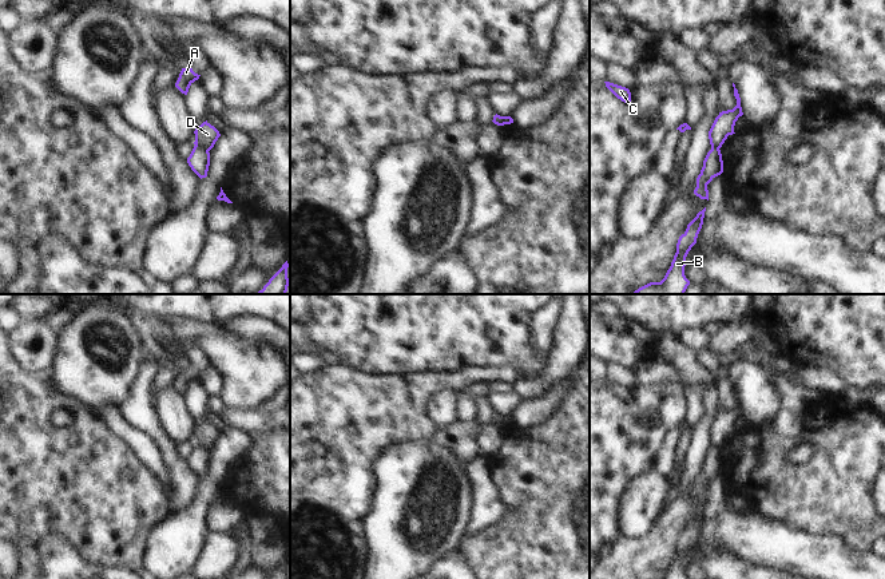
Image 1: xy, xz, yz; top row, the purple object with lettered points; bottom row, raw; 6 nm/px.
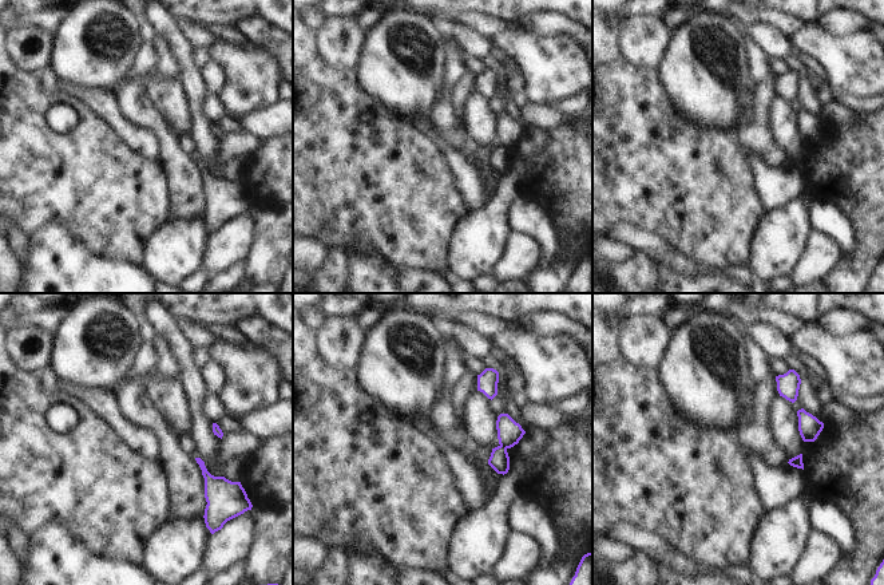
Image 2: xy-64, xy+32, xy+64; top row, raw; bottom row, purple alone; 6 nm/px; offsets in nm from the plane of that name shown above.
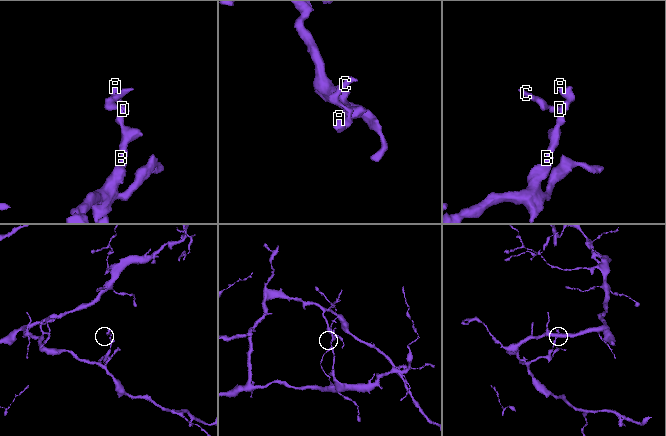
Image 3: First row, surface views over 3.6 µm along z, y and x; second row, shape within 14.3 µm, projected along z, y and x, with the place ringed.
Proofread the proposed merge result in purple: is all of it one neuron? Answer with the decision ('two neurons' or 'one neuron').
two neurons

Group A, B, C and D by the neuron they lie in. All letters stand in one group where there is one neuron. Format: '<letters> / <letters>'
A C D / B

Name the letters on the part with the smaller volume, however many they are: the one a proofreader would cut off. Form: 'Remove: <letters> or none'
Remove: A, C, D.

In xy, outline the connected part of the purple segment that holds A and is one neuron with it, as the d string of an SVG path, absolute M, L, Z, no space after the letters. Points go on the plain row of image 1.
M182 368L175 386L184 394L187 394L190 385L199 378L201 374L195 373L193 368Z

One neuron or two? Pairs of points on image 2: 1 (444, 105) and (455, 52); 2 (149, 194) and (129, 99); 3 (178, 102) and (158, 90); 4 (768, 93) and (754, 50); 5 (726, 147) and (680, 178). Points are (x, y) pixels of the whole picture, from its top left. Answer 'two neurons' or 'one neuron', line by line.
1: one neuron
2: two neurons
3: one neuron
4: two neurons
5: one neuron

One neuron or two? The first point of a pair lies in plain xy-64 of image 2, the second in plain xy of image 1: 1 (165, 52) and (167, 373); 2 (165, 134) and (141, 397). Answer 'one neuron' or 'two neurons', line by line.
1: one neuron
2: one neuron

